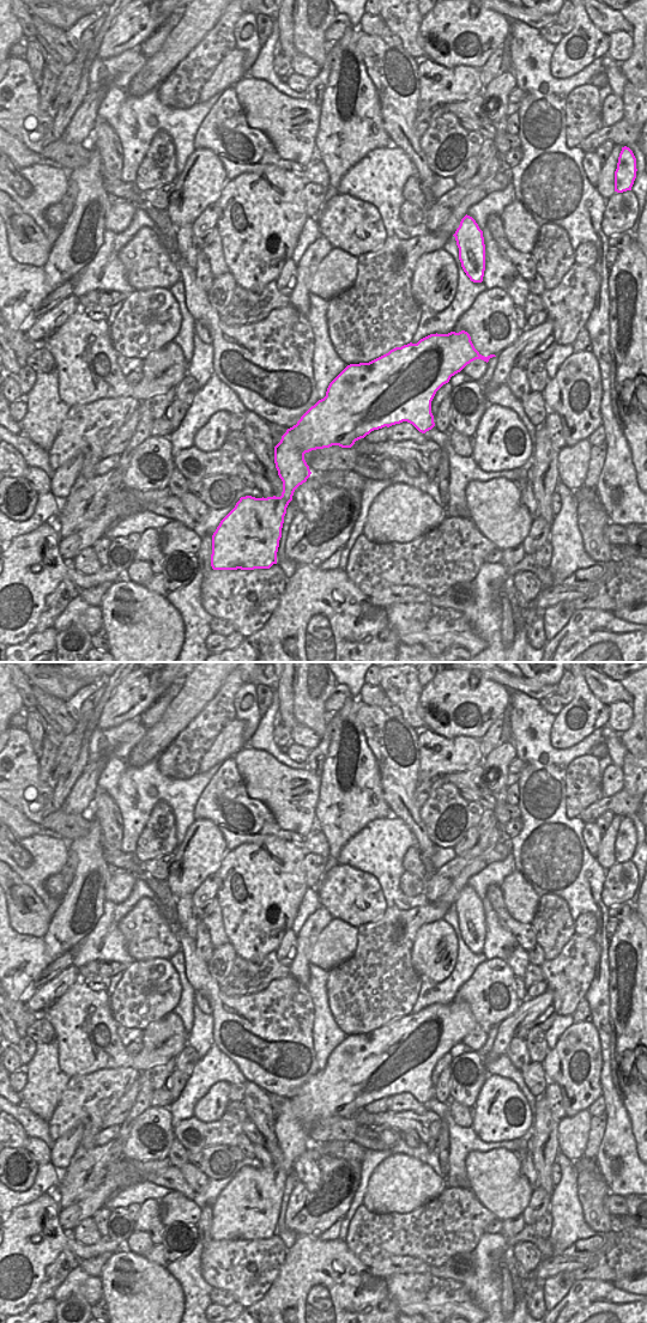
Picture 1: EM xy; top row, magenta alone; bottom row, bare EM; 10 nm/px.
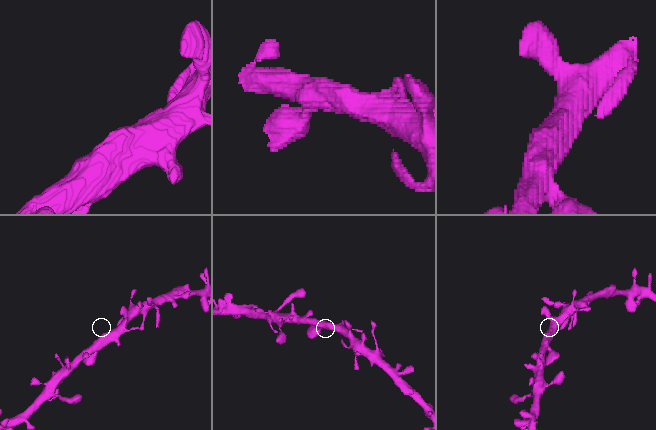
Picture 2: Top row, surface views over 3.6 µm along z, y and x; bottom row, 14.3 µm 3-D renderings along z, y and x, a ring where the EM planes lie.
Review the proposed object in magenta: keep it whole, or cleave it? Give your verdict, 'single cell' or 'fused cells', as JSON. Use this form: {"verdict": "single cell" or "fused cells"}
{"verdict": "single cell"}

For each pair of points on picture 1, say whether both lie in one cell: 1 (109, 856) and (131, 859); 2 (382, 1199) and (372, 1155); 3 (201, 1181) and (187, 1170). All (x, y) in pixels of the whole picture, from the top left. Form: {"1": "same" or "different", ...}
{"1": "same", "2": "different", "3": "same"}

